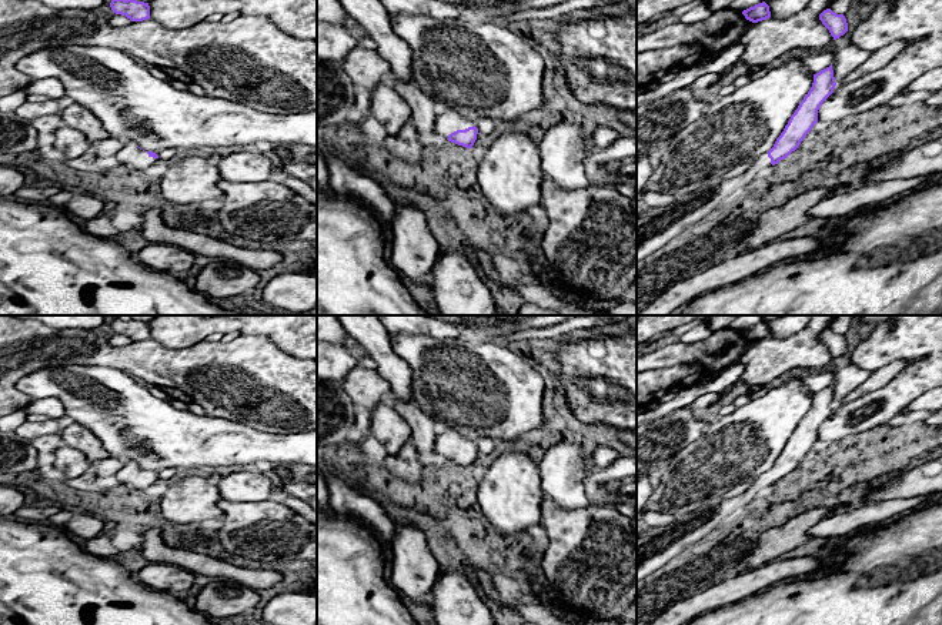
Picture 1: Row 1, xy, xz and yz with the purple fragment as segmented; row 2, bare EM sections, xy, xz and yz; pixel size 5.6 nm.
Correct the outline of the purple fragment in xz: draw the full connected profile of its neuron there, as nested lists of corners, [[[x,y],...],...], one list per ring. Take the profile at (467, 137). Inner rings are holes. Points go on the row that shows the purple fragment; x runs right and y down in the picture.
[[[438,103],[437,104],[437,133],[441,140],[448,140],[458,146],[472,148],[478,128],[465,120],[452,107]]]

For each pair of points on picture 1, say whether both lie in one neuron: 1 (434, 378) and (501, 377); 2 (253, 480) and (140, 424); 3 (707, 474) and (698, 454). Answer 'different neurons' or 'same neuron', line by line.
1: same neuron
2: different neurons
3: same neuron

